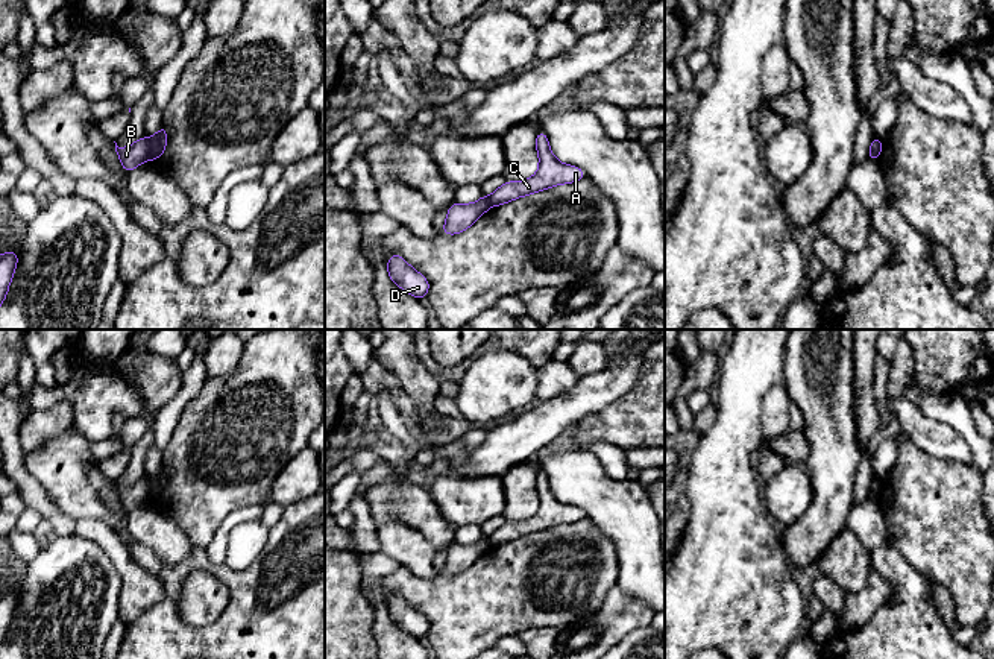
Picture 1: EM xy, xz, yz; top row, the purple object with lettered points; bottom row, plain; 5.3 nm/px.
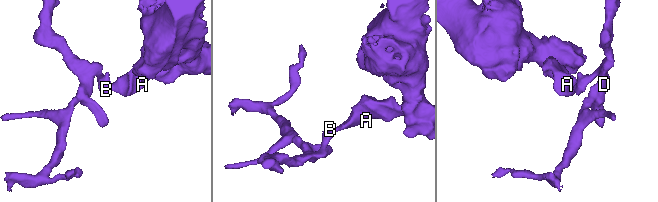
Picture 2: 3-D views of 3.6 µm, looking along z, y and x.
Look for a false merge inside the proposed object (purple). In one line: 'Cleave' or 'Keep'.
Cleave

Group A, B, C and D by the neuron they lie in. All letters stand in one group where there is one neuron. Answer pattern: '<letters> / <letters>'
A C / B D

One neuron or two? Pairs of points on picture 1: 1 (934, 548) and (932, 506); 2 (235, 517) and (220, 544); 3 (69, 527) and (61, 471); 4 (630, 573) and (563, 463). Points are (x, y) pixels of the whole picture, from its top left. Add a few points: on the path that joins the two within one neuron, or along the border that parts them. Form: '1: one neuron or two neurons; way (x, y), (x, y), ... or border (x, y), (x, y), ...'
1: one neuron; way (934, 538), (934, 517)
2: one neuron; way (229, 523), (220, 538)
3: two neurons; border (44, 489), (52, 504), (75, 521)
4: one neuron; way (630, 545), (630, 530), (591, 491)

